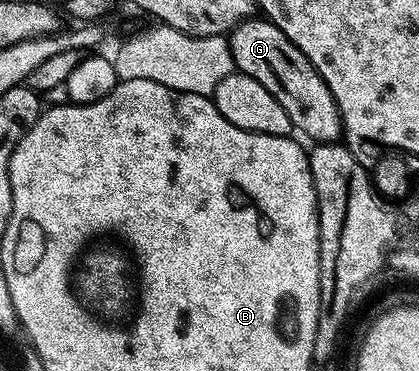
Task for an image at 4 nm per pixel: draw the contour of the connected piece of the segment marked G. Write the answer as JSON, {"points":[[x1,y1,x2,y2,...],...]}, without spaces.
{"points":[[267,18,256,19,243,20,227,37,233,65,250,78,262,82,262,86,282,102,282,110,290,114,290,122,297,133,305,132,312,142,339,141,342,136,340,111,334,102,334,94,330,94,316,67,294,42,290,42,290,38,286,38,286,34,282,34,282,30,278,30,276,24]]}

